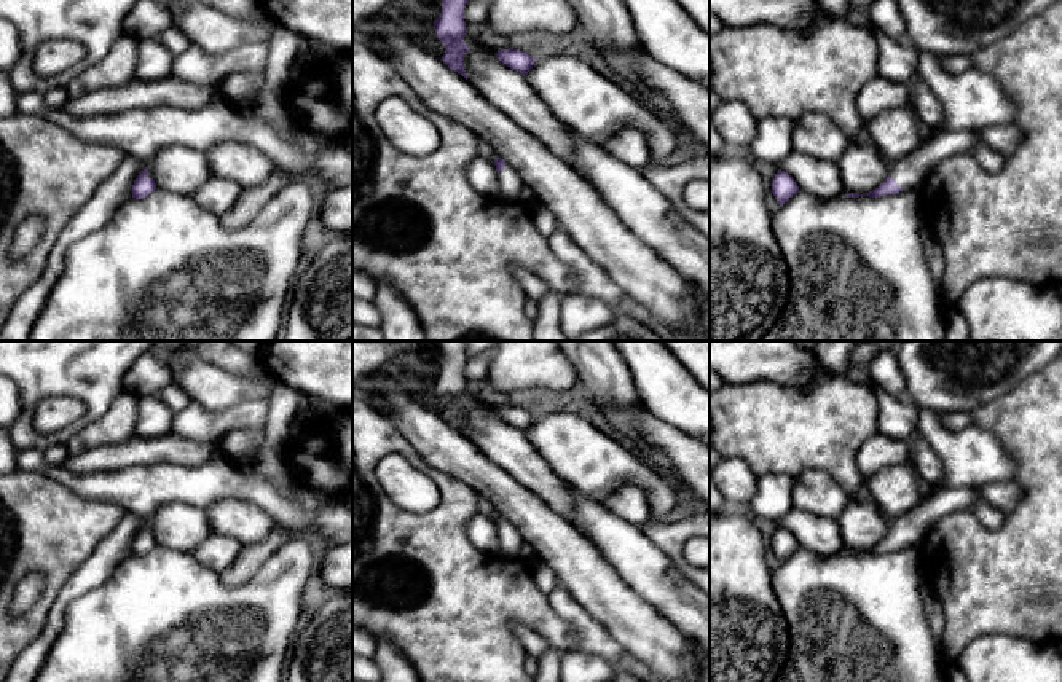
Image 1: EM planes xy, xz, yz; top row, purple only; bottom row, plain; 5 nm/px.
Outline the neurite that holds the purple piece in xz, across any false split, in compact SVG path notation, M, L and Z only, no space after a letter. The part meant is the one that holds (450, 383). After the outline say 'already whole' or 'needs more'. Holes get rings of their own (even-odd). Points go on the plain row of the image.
M431 341L442 355L442 370L434 378L434 387L440 398L445 400L445 411L442 417L454 429L467 437L464 427L464 411L467 402L464 400L466 378L464 365L467 360L464 341Z | already whole

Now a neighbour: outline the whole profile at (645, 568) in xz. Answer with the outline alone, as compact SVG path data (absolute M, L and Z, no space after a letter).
M569 488L572 524L584 532L623 582L710 653L710 596L686 578L639 526Z

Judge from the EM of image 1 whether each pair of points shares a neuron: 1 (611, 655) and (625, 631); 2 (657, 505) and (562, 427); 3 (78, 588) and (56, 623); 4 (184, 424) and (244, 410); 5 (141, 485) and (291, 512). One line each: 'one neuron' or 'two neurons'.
1: two neurons
2: one neuron
3: one neuron
4: one neuron
5: one neuron

